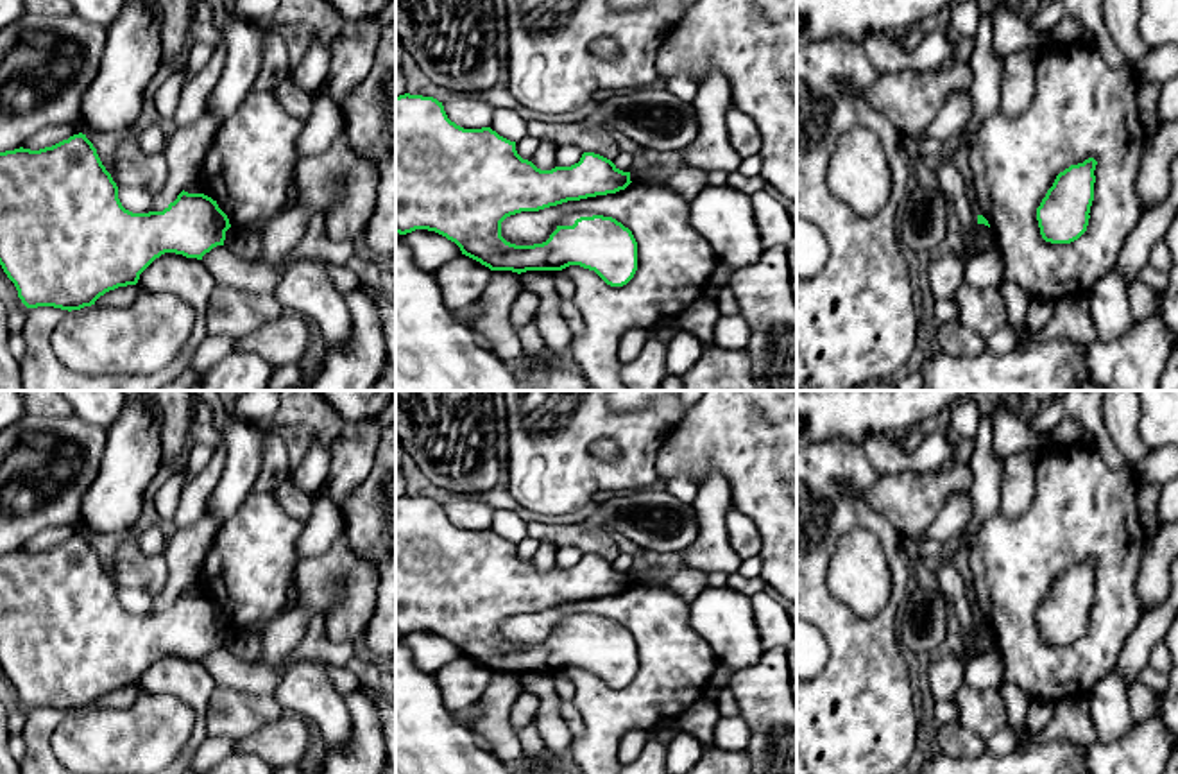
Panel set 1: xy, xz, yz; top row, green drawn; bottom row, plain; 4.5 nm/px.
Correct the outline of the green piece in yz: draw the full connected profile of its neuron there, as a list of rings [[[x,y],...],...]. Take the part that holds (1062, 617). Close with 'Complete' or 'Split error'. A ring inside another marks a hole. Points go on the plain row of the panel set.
[[[1094,559],[1060,573],[1037,609],[1040,636],[1051,645],[1071,645],[1088,627],[1097,563]]]. Complete

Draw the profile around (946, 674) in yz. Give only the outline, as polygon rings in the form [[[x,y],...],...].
[[[977,625],[972,645],[967,652],[942,658],[931,663],[929,688],[935,701],[952,701],[960,684],[963,683],[963,672],[970,659],[981,656],[992,649],[997,649],[994,632]]]

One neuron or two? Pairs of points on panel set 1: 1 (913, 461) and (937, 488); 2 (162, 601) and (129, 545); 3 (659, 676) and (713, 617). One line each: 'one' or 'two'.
1: two
2: two
3: two

